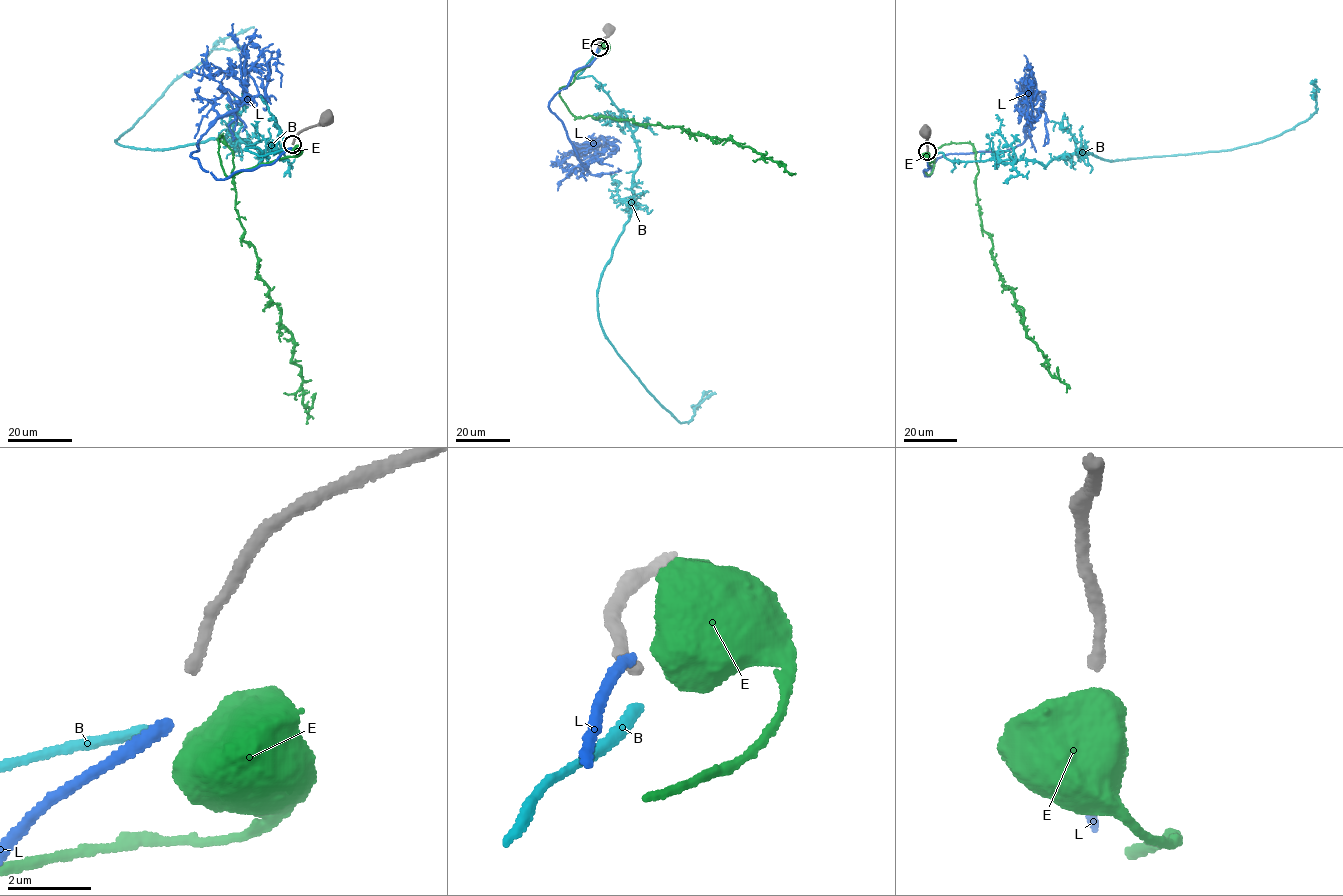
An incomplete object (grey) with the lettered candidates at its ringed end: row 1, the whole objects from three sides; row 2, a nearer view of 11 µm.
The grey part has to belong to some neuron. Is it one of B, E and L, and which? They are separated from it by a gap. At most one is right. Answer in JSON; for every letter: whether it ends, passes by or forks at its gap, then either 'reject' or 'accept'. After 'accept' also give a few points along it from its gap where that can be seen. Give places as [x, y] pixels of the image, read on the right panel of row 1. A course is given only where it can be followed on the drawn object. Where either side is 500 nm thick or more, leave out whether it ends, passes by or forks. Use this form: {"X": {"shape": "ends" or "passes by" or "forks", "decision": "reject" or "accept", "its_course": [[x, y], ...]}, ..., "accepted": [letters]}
{"B": {"shape": "ends", "decision": "reject"}, "E": {"decision": "reject"}, "L": {"shape": "ends", "decision": "reject"}, "accepted": []}

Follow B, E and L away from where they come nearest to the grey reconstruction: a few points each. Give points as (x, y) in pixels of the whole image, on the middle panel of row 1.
B: (600, 49), (577, 77), (602, 85), (640, 160), (629, 219), (599, 285), (604, 335), (680, 422), (711, 390)
E: (602, 46), (607, 47), (606, 53), (559, 89), (576, 117), (634, 120), (731, 139), (792, 174)
L: (599, 47), (551, 99), (581, 162), (587, 167), (598, 155), (592, 149), (578, 154), (582, 165), (558, 190)

